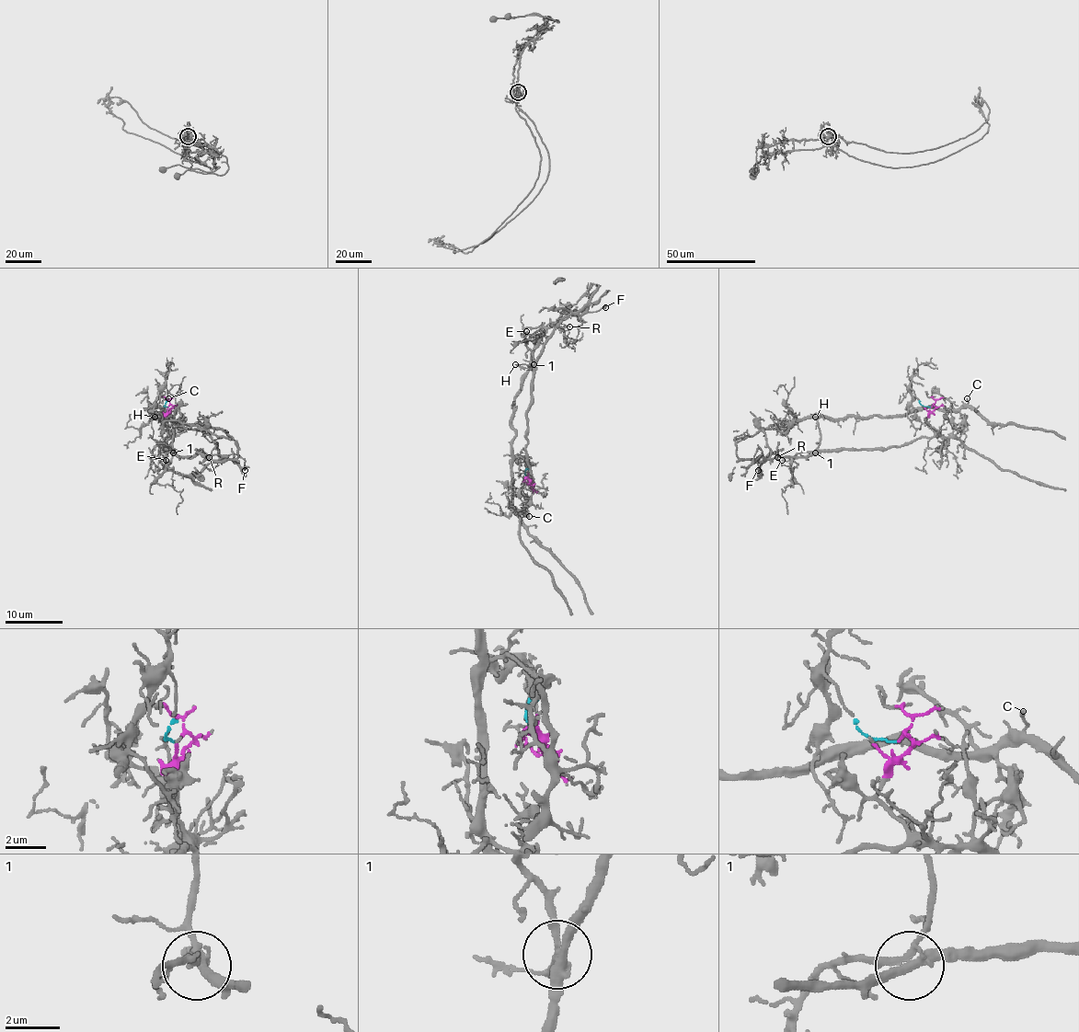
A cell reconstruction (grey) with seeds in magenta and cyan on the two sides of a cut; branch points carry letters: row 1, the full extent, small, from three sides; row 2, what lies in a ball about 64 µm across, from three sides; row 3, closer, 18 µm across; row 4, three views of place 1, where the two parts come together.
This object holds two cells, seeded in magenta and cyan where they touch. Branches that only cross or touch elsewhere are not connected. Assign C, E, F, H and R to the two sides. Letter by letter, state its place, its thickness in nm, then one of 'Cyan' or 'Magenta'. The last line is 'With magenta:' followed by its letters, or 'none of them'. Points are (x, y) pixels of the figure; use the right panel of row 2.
C: Place: (967, 398). Thickness 130 nm. Cyan
E: Place: (782, 460). Thickness 100 nm. Cyan
F: Place: (758, 470). Thickness 120 nm. Magenta
H: Place: (815, 417). Thickness 110 nm. Cyan
R: Place: (777, 457). Thickness 160 nm. Magenta
With magenta: F, R

